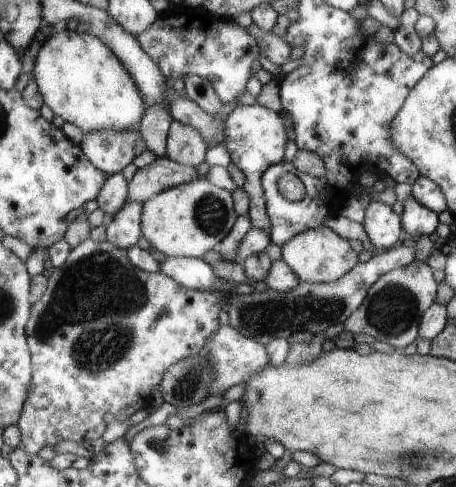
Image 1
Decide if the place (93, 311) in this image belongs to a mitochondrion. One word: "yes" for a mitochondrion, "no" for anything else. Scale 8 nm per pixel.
yes

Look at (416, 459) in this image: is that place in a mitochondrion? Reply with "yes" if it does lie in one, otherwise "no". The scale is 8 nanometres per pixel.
yes

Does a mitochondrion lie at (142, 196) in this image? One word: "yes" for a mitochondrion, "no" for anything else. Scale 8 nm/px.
no

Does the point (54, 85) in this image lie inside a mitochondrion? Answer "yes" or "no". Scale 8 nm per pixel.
no

